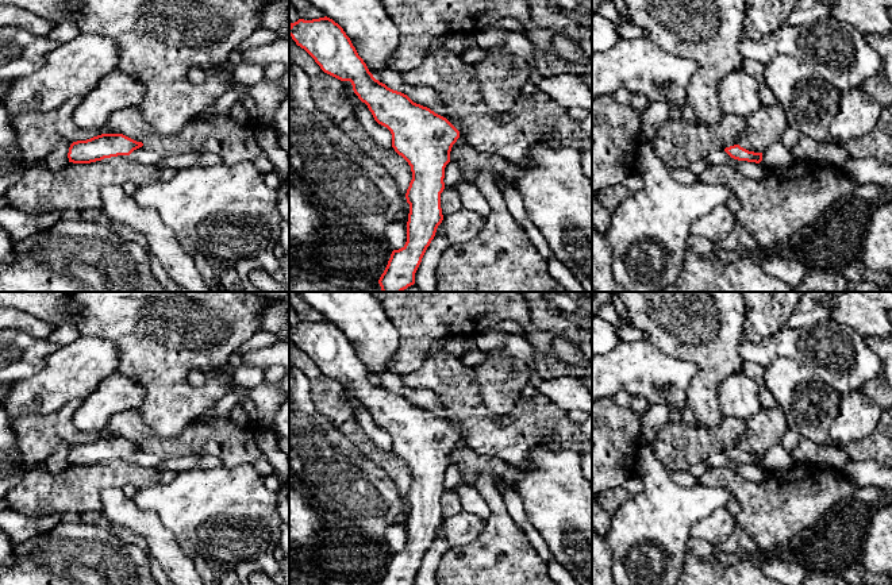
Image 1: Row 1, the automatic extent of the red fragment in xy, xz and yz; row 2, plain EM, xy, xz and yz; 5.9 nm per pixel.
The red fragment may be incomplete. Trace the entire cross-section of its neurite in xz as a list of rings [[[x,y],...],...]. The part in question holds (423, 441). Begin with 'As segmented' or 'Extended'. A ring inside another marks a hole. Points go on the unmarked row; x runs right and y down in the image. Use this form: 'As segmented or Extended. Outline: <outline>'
As segmented. Outline: [[[327,319],[312,323],[299,322],[291,326],[289,338],[297,349],[315,362],[324,376],[341,384],[351,385],[354,396],[368,408],[374,423],[391,434],[395,454],[411,469],[412,482],[405,496],[410,507],[407,544],[401,551],[392,554],[378,585],[415,585],[415,576],[422,561],[443,523],[441,496],[445,492],[445,470],[450,465],[450,454],[460,440],[460,434],[446,420],[414,405],[407,397],[376,382],[358,358],[350,340],[332,322]]]

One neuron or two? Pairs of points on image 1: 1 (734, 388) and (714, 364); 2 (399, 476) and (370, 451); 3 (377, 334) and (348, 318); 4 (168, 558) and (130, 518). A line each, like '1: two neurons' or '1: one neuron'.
1: two neurons
2: one neuron
3: one neuron
4: one neuron

